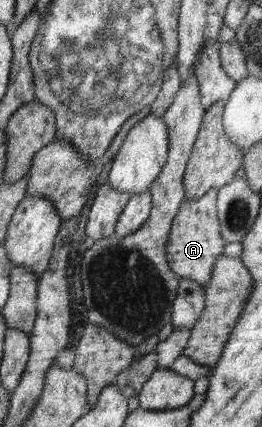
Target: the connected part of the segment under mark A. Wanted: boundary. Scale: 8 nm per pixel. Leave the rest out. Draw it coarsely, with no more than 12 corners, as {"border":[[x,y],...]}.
{"border":[[217,188],[185,199],[169,231],[166,259],[205,286],[226,240]]}

